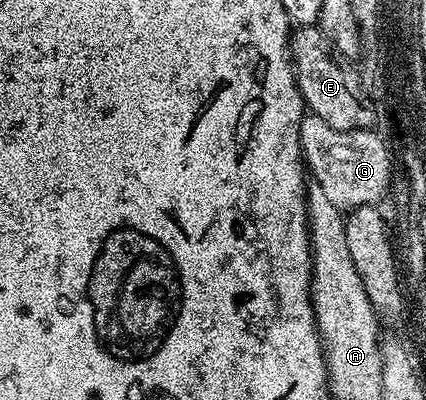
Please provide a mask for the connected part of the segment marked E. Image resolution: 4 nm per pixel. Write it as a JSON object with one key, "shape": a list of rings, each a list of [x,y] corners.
{"shape":[[[297,27],[291,33],[290,47],[294,57],[296,85],[300,97],[304,99],[304,107],[311,115],[322,118],[326,126],[343,132],[355,128],[371,129],[375,125],[372,123],[378,118],[378,112],[373,101],[368,101],[368,92],[356,73],[357,65],[351,59],[341,56],[335,44],[320,33],[319,27]]]}

